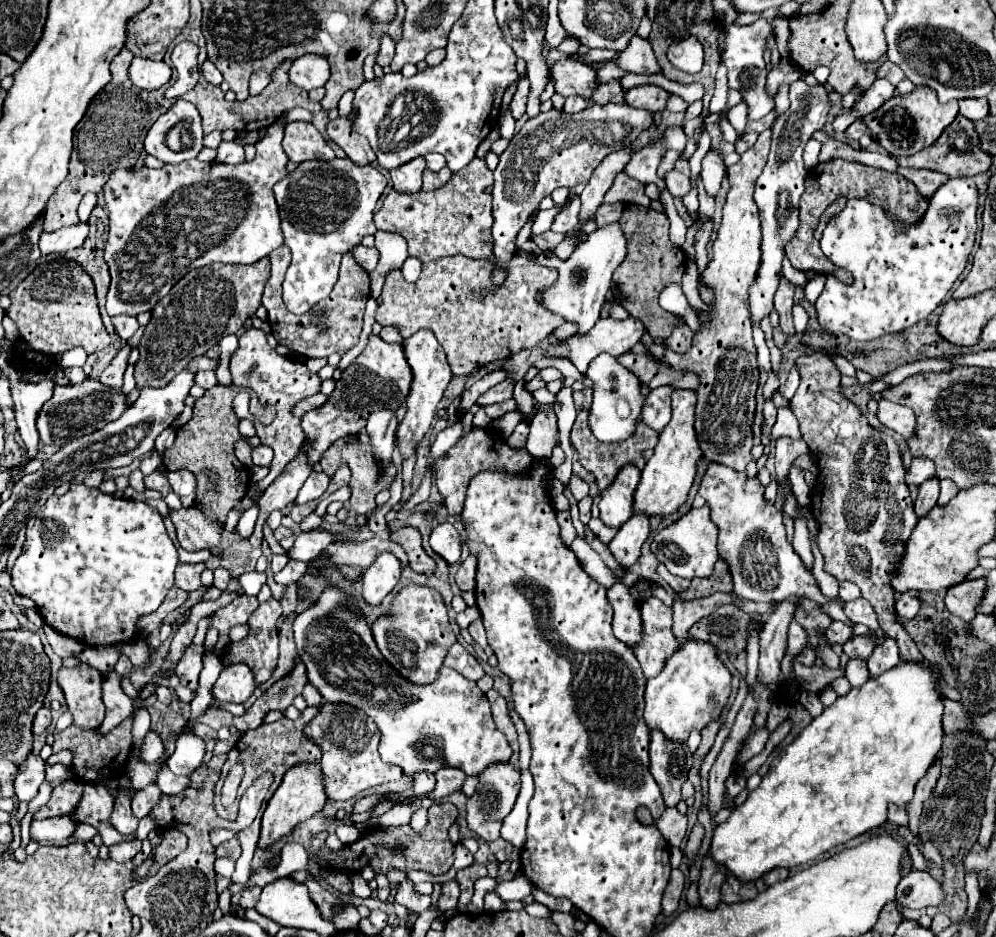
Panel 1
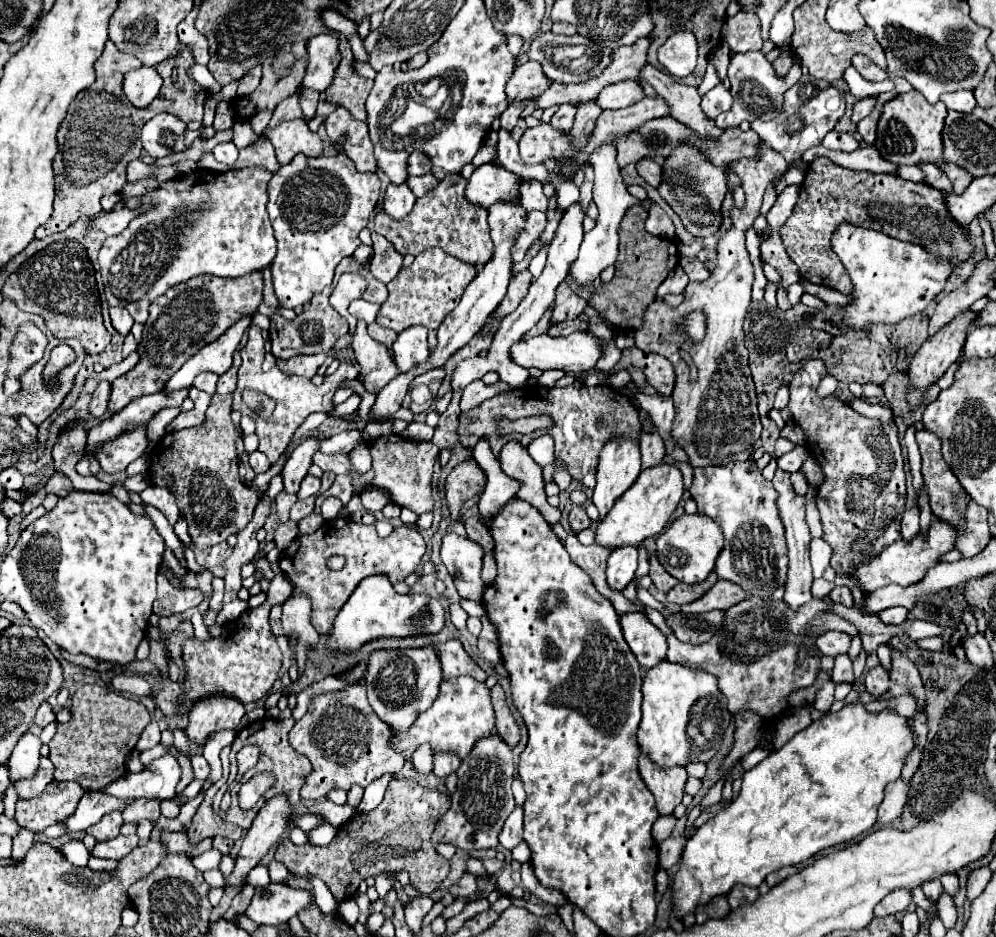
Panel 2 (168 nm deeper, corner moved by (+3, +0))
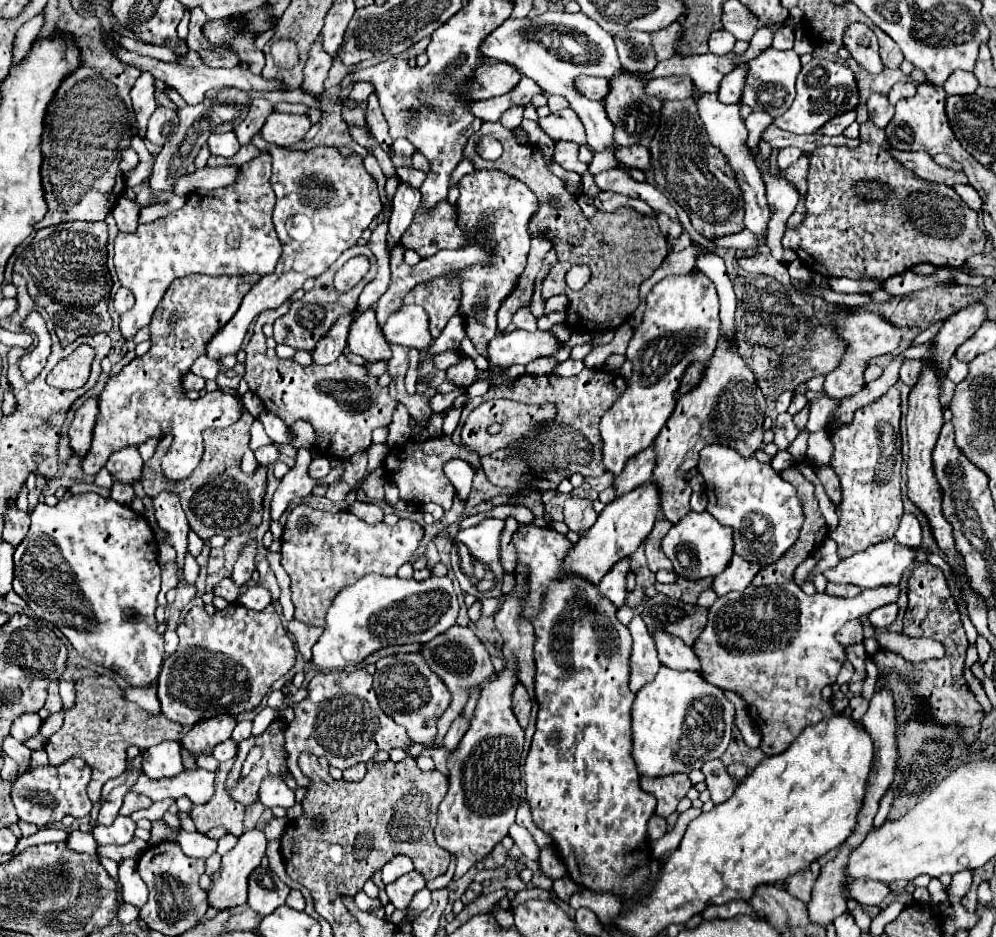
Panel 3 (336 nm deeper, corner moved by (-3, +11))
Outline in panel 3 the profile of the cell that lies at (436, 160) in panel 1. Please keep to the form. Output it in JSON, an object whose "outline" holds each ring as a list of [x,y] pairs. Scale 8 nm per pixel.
{"outline":[[[395,139],[391,149],[395,151],[395,155],[401,155],[401,157],[411,157],[417,149],[411,145],[409,139]]]}

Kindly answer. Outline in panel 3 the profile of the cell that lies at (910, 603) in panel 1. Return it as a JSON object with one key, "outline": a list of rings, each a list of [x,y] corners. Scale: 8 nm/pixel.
{"outline":[[[889,603],[889,605],[883,605],[883,607],[877,607],[869,613],[869,623],[877,629],[883,629],[887,625],[891,625],[897,617],[897,603]]]}

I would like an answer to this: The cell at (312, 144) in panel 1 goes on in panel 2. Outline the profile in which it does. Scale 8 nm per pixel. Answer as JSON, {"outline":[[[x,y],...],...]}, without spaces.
{"outline":[[[293,120],[283,122],[271,130],[265,130],[265,136],[275,146],[275,154],[279,164],[289,164],[293,156],[307,154],[307,156],[321,156],[323,154],[323,140],[317,132],[311,132],[307,122]]]}

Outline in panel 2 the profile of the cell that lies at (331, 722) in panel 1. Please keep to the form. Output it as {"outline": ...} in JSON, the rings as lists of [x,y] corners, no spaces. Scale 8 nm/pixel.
{"outline":[[[363,684],[347,686],[339,692],[329,692],[329,694],[317,696],[311,702],[309,712],[289,732],[289,744],[299,754],[307,756],[313,764],[313,772],[311,772],[311,776],[307,776],[305,786],[301,788],[301,798],[303,800],[321,800],[321,798],[327,798],[327,794],[333,788],[349,790],[353,784],[367,788],[375,778],[381,778],[385,774],[399,774],[405,760],[403,760],[403,756],[399,756],[397,752],[391,752],[391,748],[387,748],[389,738],[391,738],[391,728],[383,720],[379,720],[379,716],[375,716],[373,708],[367,702]]]}

